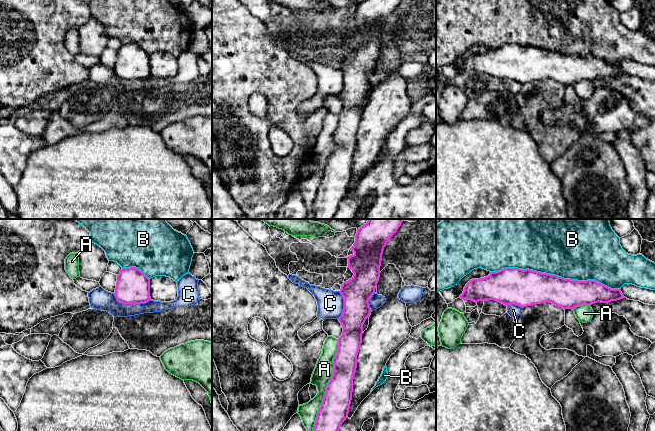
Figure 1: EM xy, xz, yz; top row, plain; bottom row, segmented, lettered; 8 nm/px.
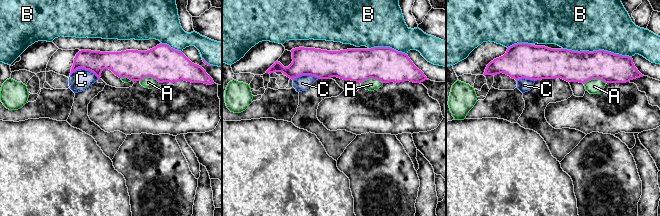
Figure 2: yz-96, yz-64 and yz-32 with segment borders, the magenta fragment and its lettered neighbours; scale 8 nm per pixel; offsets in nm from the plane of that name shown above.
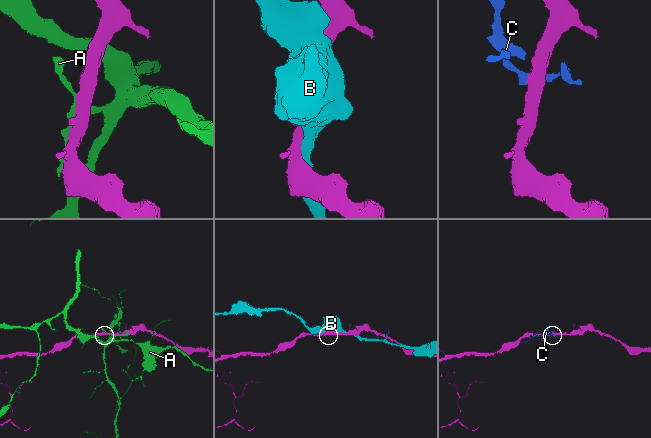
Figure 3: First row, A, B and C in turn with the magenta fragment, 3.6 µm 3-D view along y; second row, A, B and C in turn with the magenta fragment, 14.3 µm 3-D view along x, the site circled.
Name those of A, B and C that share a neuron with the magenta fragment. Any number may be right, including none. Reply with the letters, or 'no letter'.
no letter

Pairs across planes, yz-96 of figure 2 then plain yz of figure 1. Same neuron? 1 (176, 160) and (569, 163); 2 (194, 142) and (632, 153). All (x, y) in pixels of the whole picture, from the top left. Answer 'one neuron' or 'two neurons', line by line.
1: one neuron
2: two neurons

